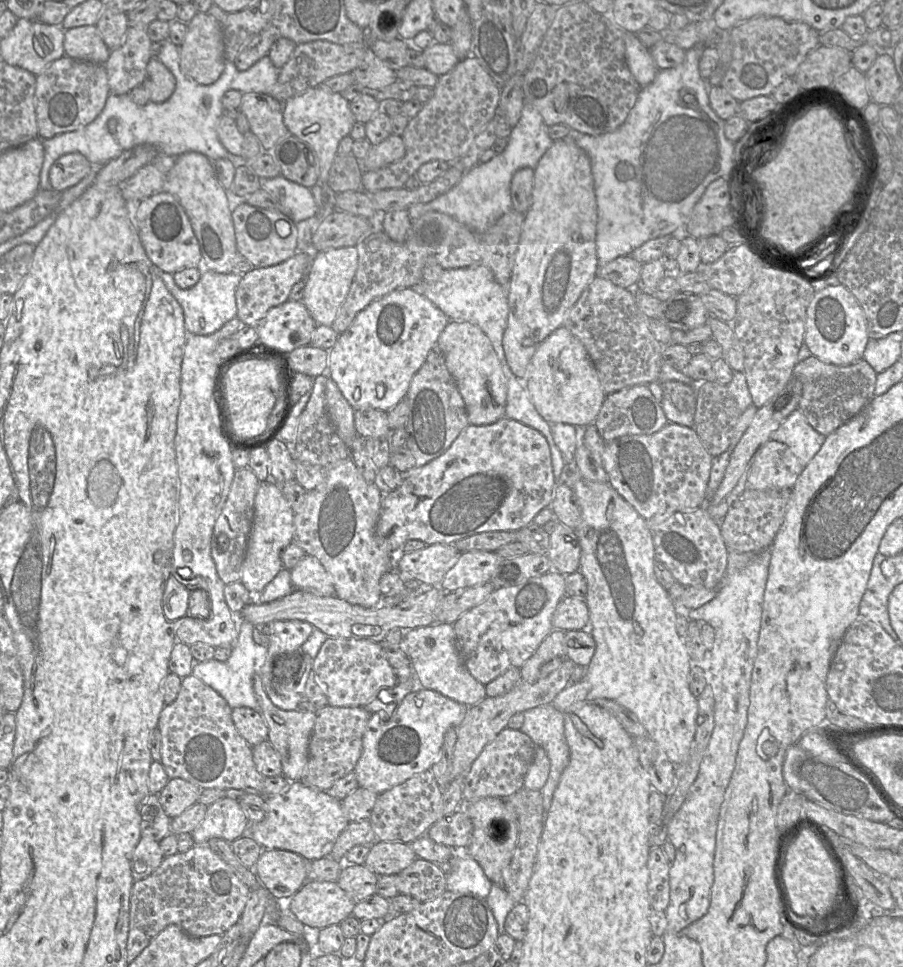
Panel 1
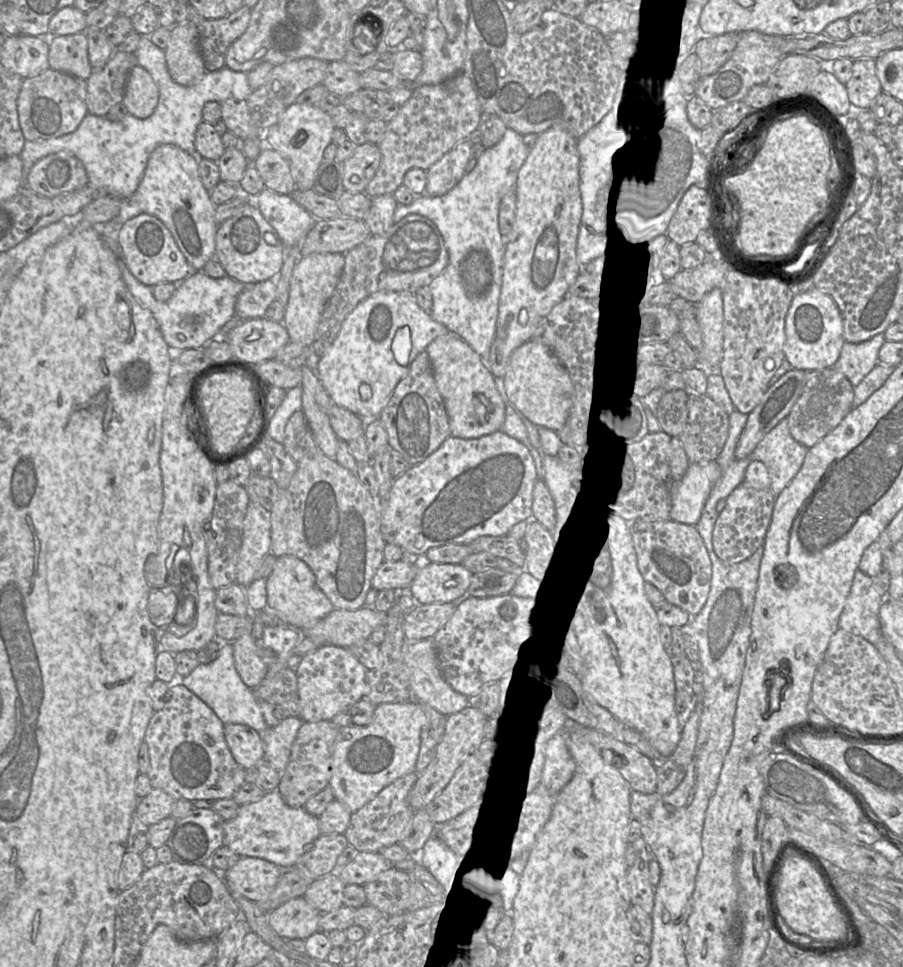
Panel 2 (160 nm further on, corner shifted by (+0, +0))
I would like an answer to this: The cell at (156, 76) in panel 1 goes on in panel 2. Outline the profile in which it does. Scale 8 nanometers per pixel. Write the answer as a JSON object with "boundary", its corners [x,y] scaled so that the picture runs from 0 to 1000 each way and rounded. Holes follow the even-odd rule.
{"boundary":[[[155,67],[148,68],[142,79],[135,107],[144,119],[161,123],[171,116],[176,92],[165,74]]]}

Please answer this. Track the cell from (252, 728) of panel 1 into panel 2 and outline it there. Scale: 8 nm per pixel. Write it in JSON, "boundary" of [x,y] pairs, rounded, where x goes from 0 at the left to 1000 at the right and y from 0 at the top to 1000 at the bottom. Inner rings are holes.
{"boundary":[[[251,749],[248,761],[259,786],[272,796],[292,785],[292,767],[287,757],[270,749]]]}

